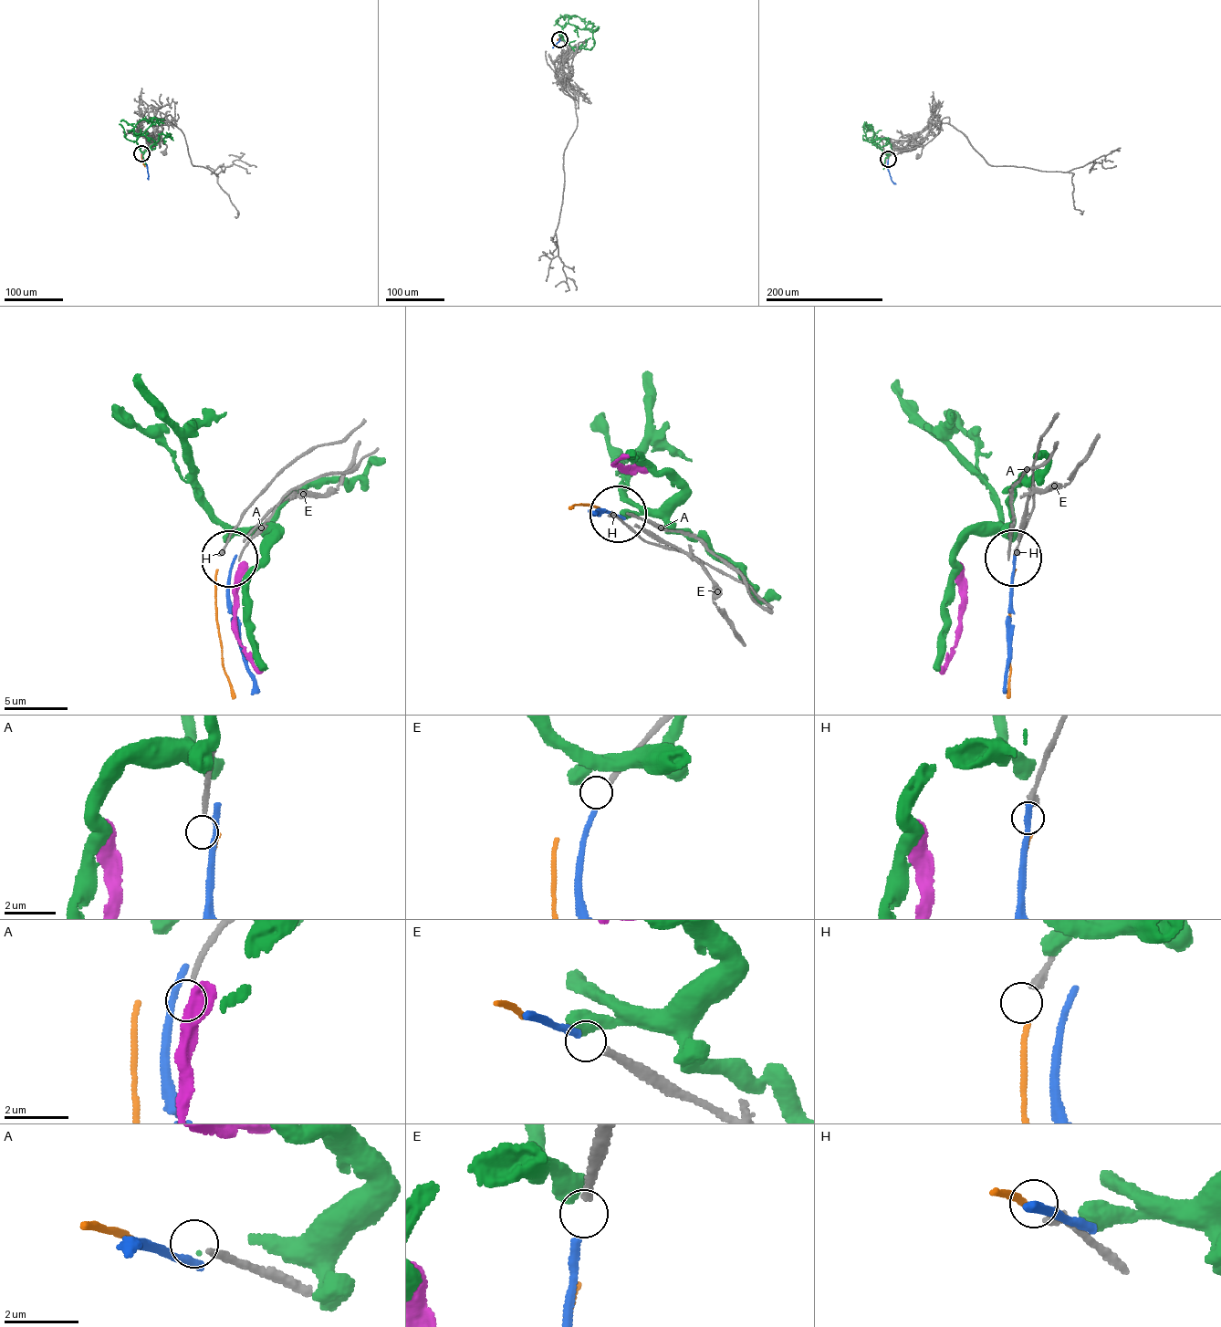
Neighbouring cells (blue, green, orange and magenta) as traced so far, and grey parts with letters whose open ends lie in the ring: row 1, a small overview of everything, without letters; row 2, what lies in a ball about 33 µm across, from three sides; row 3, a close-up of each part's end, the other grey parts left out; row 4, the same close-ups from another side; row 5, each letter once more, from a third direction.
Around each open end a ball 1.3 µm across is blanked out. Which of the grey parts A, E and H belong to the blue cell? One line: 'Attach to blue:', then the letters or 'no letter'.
Attach to blue: E

